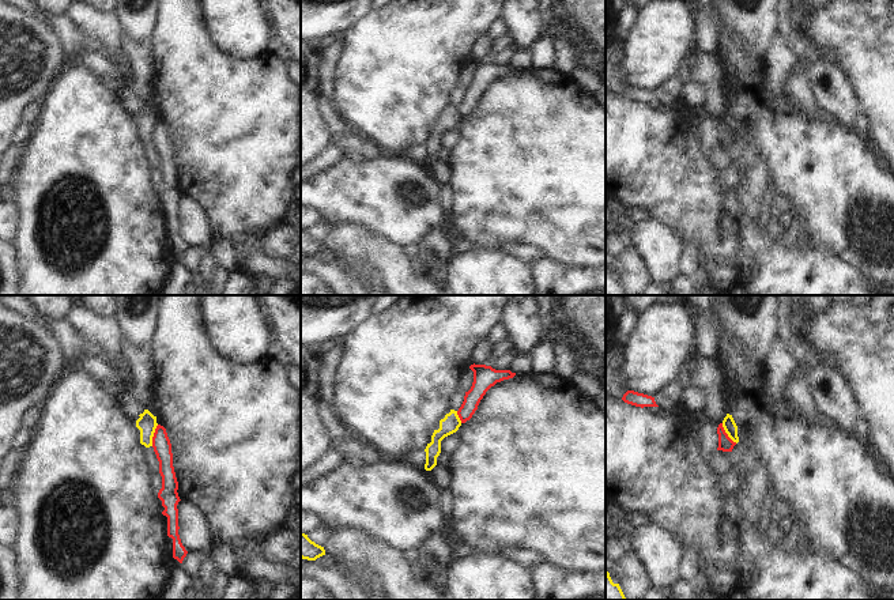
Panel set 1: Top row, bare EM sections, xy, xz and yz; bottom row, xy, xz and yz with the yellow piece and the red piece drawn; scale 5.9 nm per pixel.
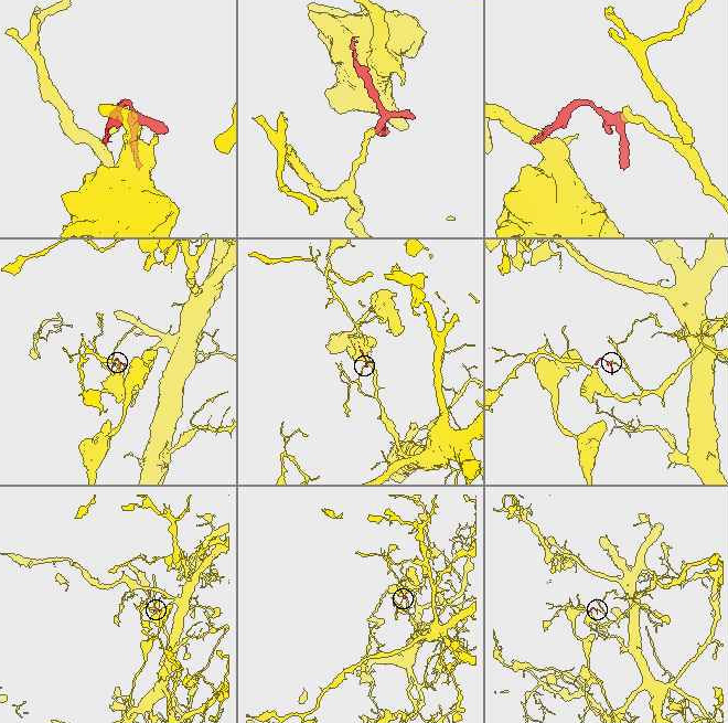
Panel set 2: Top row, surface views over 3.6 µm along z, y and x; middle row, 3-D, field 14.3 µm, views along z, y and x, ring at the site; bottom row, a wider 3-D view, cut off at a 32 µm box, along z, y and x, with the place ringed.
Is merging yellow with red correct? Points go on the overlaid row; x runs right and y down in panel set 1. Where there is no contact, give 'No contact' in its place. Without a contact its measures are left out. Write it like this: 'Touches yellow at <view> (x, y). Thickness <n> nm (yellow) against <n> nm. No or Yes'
Touches yellow at xy (153, 436). Thickness 110 nm (yellow) against 110 nm. No.

